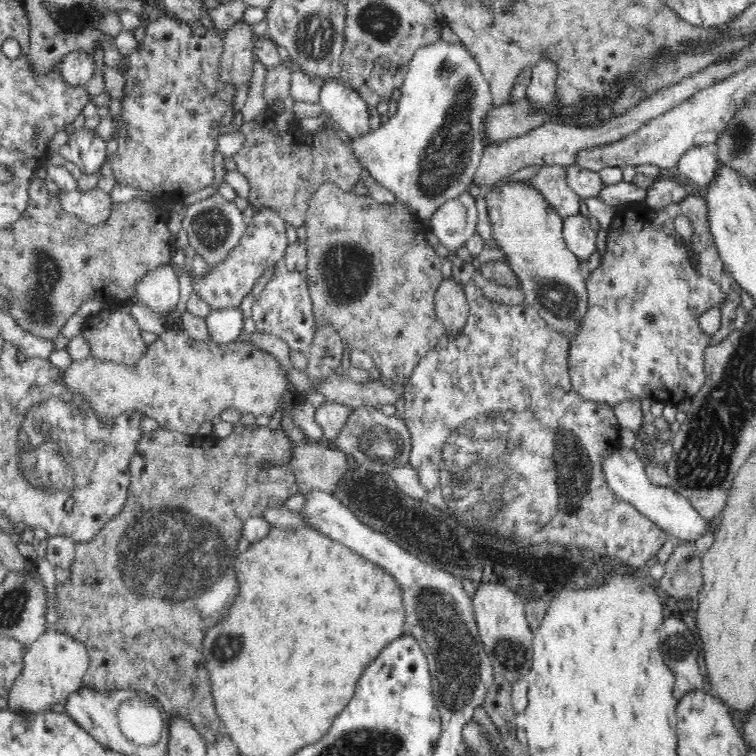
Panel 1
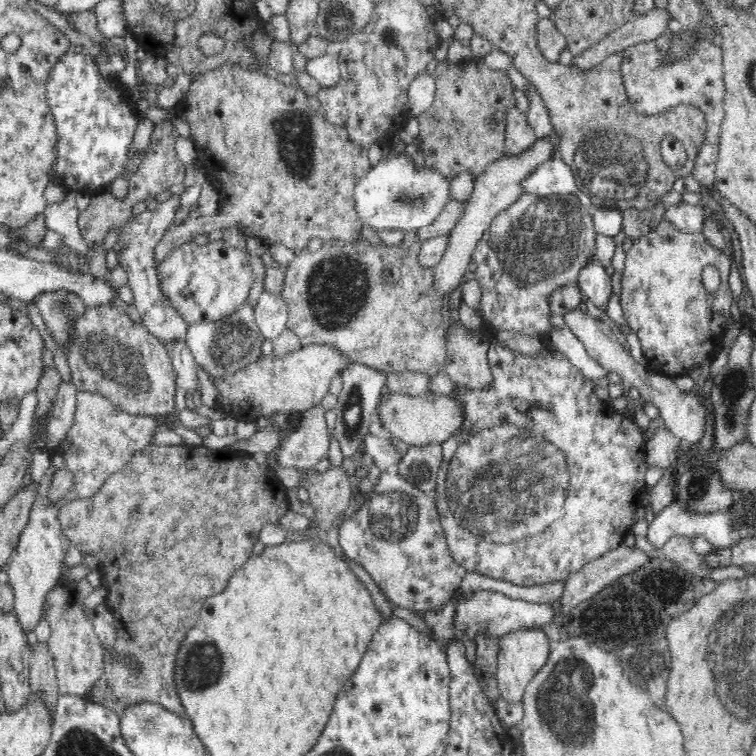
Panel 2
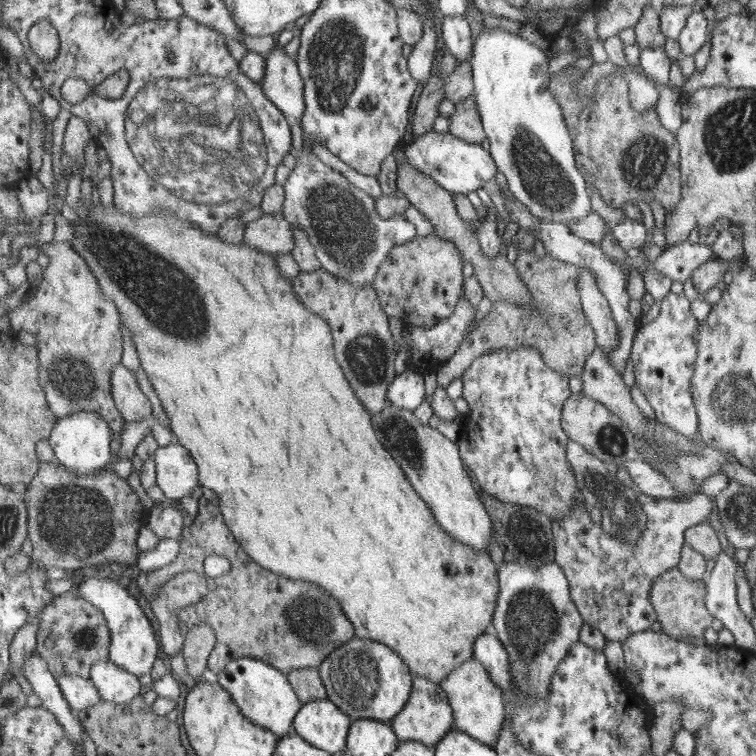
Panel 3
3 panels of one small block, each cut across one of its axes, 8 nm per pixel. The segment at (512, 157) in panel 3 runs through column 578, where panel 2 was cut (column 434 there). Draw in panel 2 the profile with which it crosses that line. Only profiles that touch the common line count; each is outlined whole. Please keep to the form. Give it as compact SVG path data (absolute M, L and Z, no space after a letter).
M390 150L384 158L380 158L372 168L369 168L356 184L353 194L356 195L356 209L361 223L369 225L376 232L389 229L416 232L418 228L430 226L451 200L452 180L436 168L429 168L424 164L416 166L414 156L408 156L406 152Z

